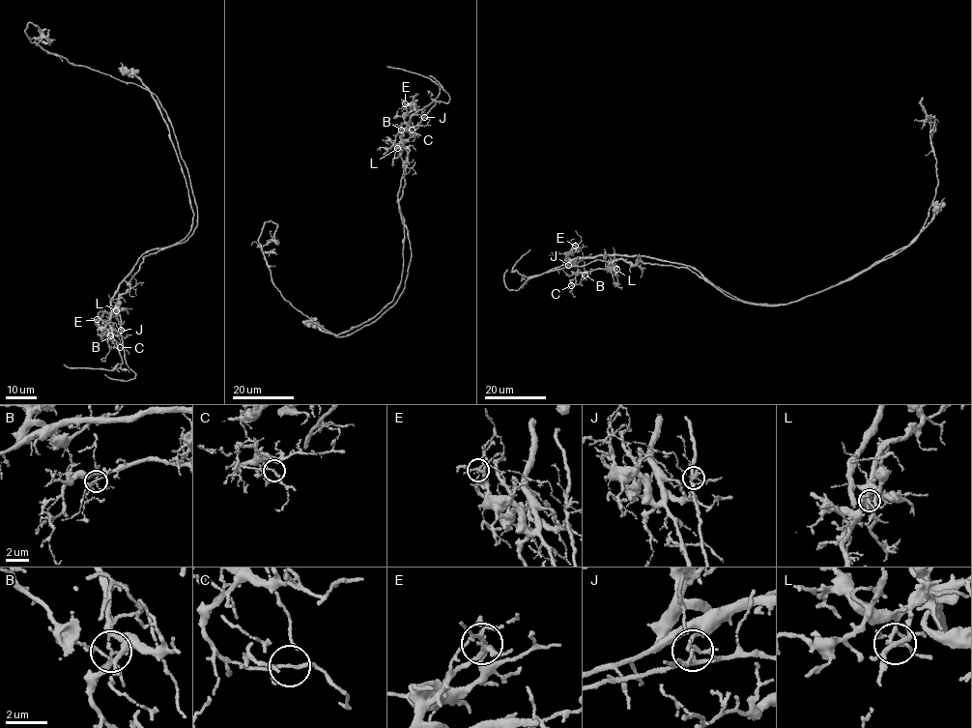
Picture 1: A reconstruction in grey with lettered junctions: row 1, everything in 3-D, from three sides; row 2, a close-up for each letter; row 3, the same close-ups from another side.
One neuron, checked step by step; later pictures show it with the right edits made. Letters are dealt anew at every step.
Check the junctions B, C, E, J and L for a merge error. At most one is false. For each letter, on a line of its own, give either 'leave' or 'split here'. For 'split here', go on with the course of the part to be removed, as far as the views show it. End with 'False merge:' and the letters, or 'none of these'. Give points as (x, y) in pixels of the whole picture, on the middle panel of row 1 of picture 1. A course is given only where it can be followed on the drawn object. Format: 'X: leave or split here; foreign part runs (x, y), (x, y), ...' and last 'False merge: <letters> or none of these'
B: leave
C: leave
E: leave
J: split here; foreign part runs (424, 117), (403, 143), (395, 305), (335, 336), (273, 284), (270, 220), (275, 249)
L: leave
False merge: J

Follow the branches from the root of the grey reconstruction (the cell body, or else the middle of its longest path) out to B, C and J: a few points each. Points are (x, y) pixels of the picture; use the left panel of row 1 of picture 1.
B: (191, 208), (193, 215), (185, 237), (143, 258), (128, 283), (129, 289), (119, 297), (107, 322), (110, 335)
C: (191, 208), (185, 237), (145, 256), (118, 299), (108, 343), (120, 347)
J: (191, 208), (193, 215), (185, 237), (145, 256), (128, 283), (129, 289), (118, 299), (121, 330)

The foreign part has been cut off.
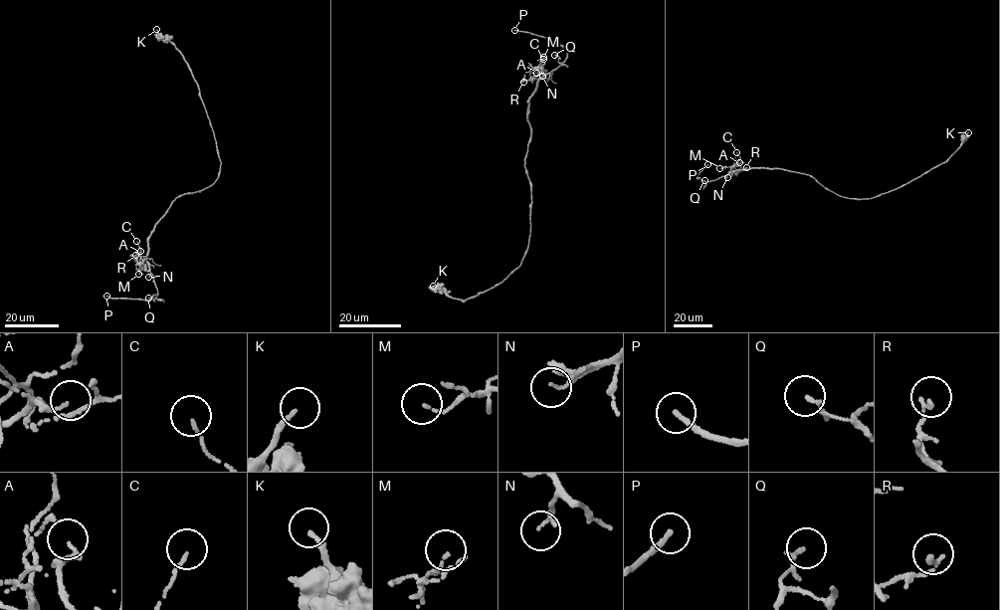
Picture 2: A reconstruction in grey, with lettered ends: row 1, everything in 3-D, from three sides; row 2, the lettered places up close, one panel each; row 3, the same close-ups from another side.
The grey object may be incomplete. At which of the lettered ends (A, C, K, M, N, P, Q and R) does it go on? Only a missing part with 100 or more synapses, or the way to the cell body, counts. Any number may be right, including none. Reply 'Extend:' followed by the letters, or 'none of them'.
Extend: P

